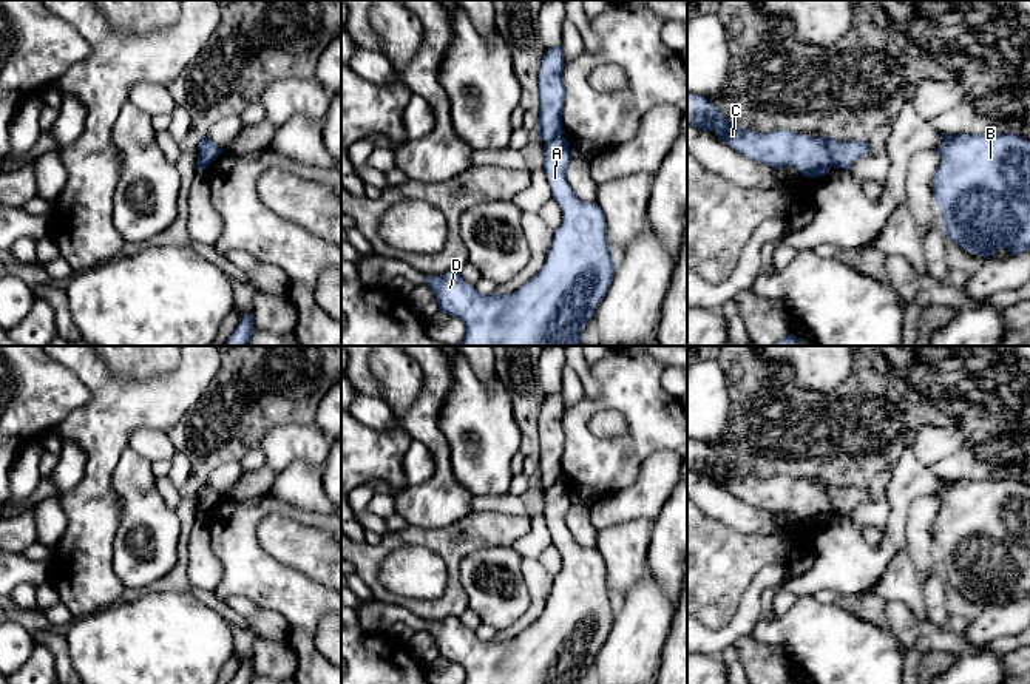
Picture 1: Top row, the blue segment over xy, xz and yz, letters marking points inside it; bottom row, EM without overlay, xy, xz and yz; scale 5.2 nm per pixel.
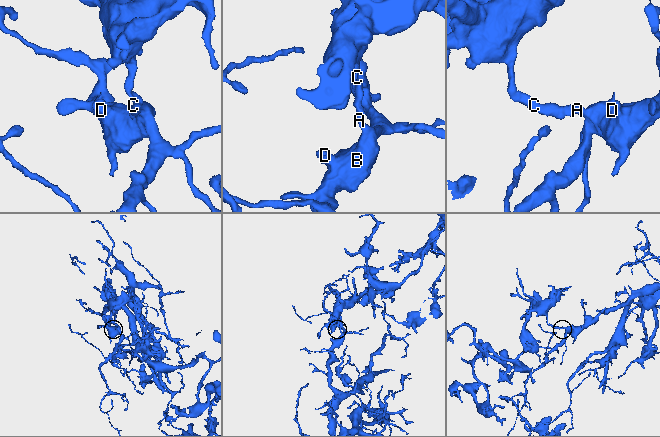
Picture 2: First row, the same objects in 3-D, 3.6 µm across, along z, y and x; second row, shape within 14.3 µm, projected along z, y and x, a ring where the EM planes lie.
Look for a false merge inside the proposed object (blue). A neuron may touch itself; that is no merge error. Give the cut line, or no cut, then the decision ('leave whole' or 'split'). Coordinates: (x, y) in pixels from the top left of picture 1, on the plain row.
cut yz (823, 485), (831, 511); split

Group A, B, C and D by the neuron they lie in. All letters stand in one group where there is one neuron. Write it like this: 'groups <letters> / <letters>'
groups A B D / C

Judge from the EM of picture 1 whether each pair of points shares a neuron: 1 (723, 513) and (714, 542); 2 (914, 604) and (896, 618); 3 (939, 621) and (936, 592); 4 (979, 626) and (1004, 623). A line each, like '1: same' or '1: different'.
1: different
2: different
3: same
4: same

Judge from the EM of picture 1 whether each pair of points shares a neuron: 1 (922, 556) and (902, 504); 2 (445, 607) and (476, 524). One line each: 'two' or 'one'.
1: two
2: one

